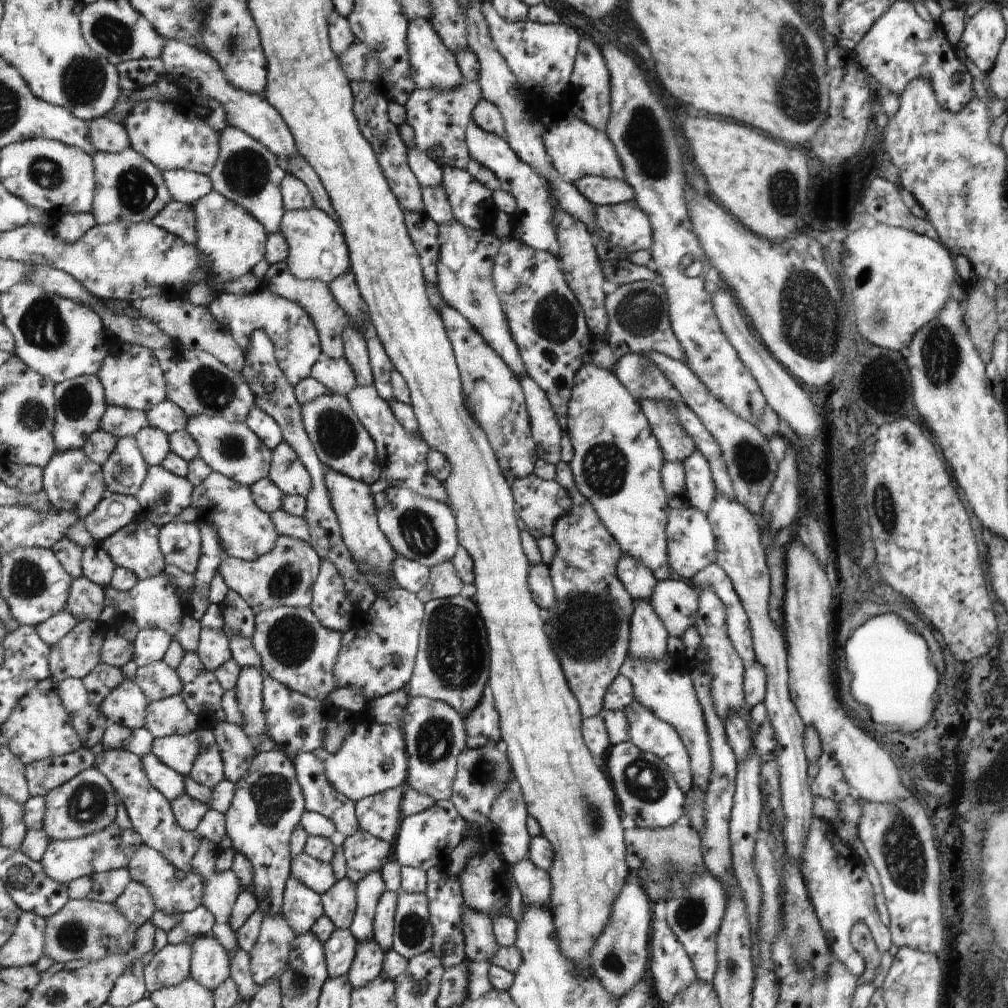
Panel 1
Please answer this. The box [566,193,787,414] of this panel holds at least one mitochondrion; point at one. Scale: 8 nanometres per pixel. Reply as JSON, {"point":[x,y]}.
{"point":[640,311]}

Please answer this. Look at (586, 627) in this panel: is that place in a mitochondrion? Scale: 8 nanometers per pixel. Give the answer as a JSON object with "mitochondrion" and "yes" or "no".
{"mitochondrion":"yes"}

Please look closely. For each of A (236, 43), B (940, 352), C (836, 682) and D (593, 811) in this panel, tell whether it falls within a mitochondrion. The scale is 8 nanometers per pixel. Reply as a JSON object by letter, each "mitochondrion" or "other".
{"A":"mitochondrion","B":"mitochondrion","C":"other","D":"mitochondrion"}

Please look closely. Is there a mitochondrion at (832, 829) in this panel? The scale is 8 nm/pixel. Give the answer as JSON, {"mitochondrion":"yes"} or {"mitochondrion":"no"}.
{"mitochondrion":"no"}

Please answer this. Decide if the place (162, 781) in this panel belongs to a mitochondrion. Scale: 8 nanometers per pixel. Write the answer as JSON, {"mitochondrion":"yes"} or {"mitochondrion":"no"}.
{"mitochondrion":"no"}

